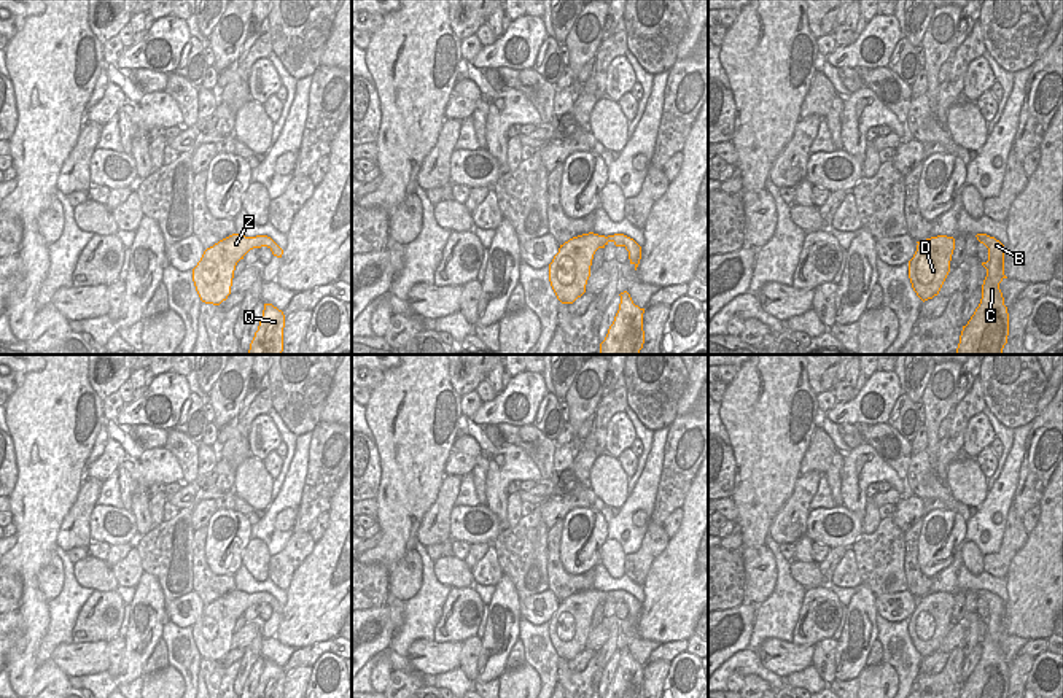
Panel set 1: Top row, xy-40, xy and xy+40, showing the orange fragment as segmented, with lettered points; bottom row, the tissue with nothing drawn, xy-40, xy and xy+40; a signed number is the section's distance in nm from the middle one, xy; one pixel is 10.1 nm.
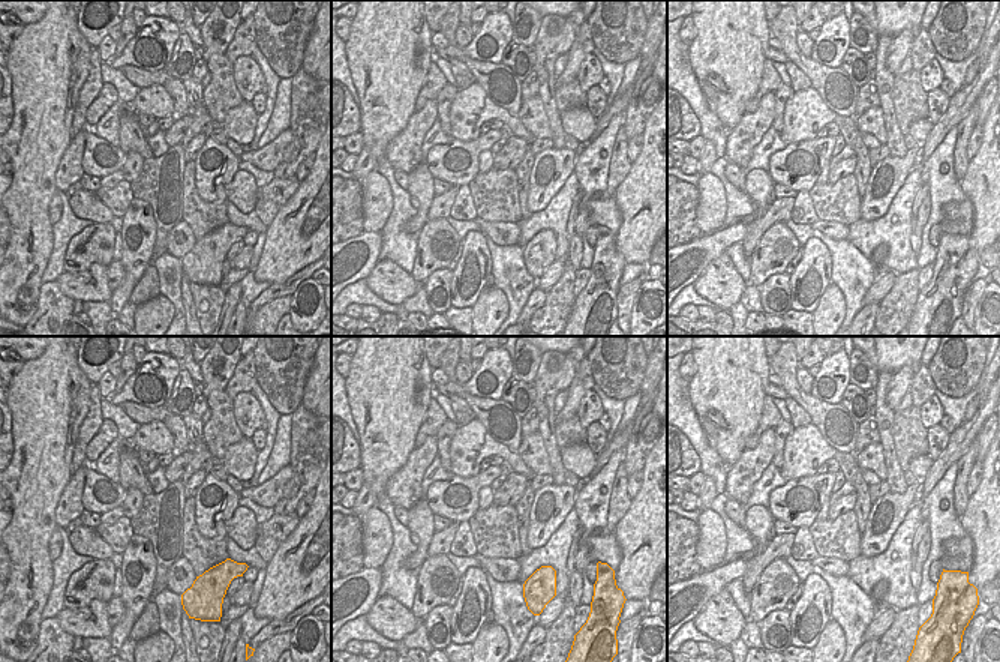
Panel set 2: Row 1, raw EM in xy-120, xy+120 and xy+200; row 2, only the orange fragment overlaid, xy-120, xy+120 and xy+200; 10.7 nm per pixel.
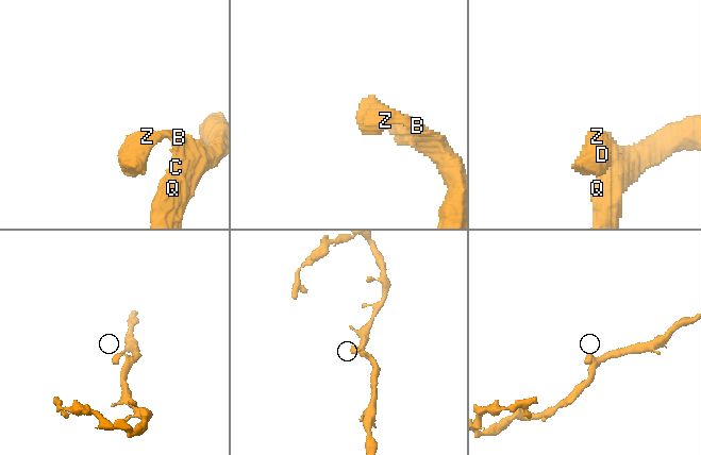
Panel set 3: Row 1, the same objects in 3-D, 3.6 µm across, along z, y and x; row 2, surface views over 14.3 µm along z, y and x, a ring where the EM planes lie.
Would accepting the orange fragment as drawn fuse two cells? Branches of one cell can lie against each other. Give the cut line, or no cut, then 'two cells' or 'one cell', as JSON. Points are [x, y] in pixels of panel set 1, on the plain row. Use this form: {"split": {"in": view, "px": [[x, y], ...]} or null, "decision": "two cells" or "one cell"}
{"split": null, "decision": "one cell"}

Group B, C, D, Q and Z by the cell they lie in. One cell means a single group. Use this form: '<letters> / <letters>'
B C D Q Z

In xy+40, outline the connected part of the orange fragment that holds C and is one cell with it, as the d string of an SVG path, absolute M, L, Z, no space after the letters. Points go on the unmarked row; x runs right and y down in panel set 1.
M987 590L975 591L988 604L988 617L982 619L987 633L982 641L982 655L974 671L963 682L960 698L1007 698L1009 669L999 639L1004 631L1004 601Z

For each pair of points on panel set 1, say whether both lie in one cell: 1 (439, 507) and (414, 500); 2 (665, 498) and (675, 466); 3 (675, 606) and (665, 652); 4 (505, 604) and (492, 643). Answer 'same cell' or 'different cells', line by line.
1: different cells
2: same cell
3: different cells
4: same cell

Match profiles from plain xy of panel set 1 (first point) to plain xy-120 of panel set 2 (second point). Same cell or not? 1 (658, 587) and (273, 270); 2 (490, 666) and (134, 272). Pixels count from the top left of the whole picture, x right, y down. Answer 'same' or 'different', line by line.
1: same
2: same

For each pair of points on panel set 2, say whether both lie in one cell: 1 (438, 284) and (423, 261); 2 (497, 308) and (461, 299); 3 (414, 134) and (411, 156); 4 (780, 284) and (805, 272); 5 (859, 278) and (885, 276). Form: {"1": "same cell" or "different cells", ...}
{"1": "different cells", "2": "different cells", "3": "same cell", "4": "different cells", "5": "different cells"}

